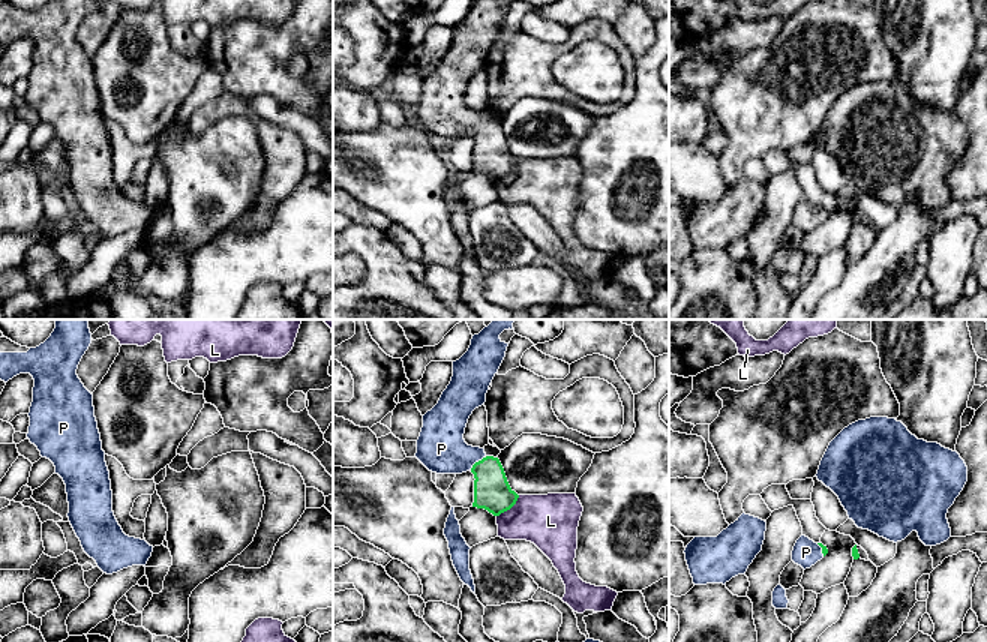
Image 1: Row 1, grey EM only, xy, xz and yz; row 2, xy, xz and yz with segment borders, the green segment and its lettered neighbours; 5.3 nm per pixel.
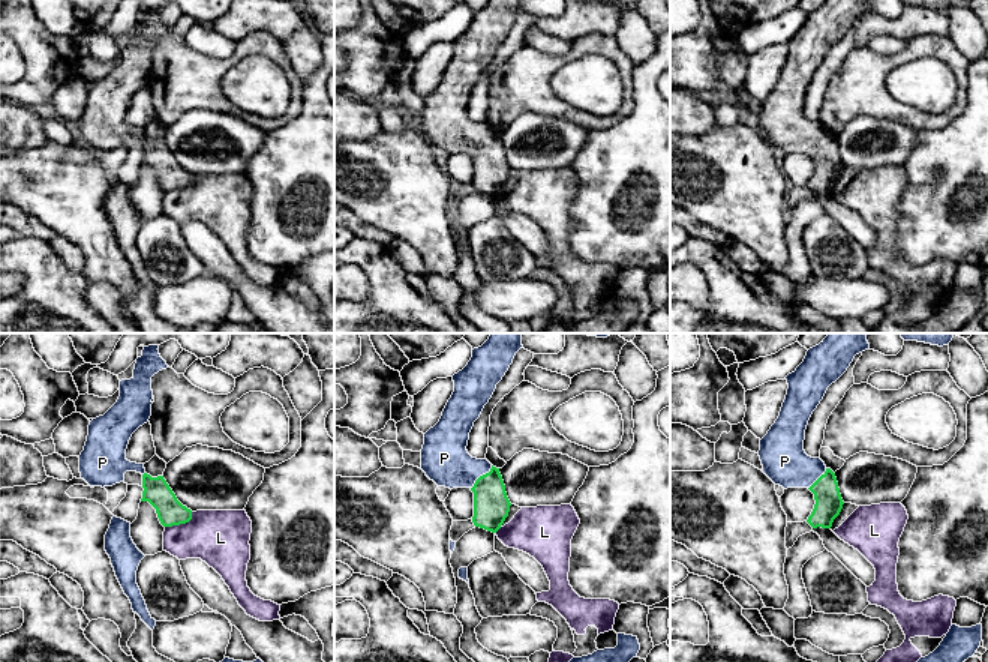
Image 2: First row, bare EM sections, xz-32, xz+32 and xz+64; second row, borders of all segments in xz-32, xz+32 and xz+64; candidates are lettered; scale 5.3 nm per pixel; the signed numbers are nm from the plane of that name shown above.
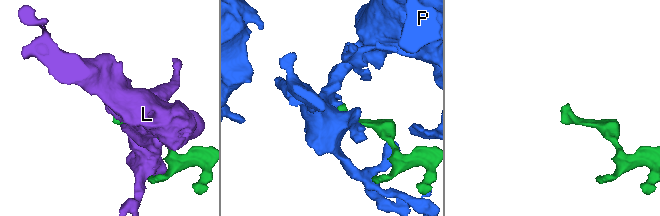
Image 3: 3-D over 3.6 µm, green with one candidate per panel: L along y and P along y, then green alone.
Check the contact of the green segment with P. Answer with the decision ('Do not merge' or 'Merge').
Merge

